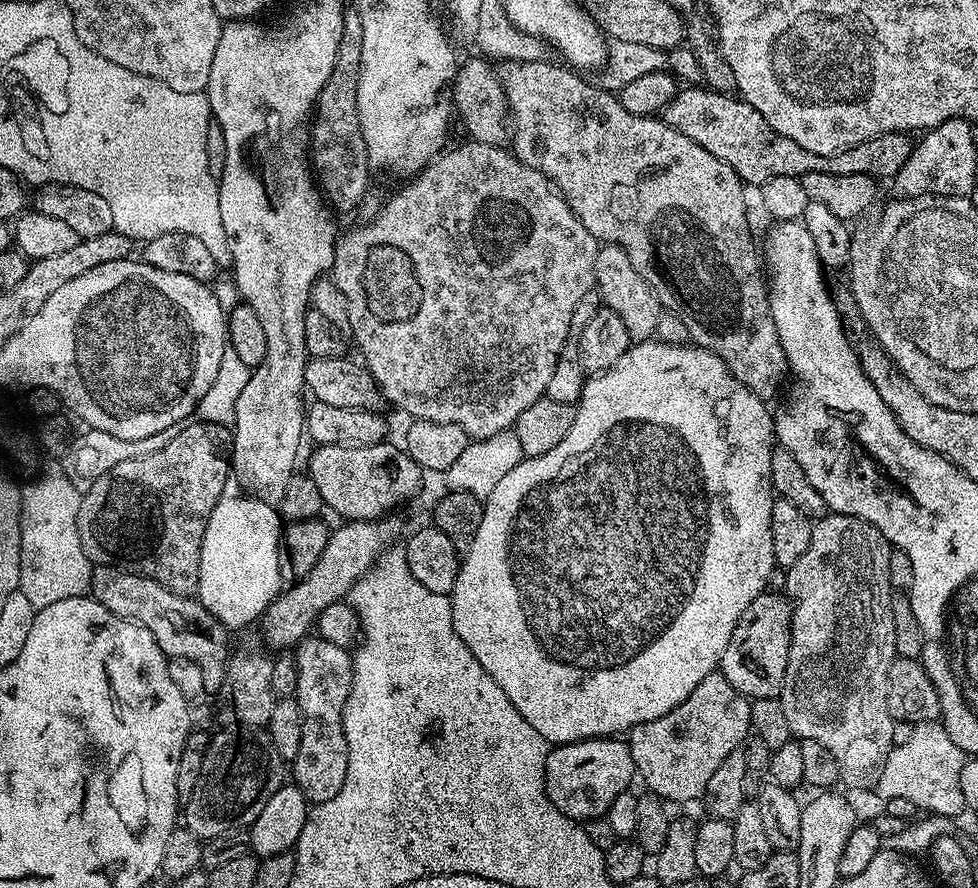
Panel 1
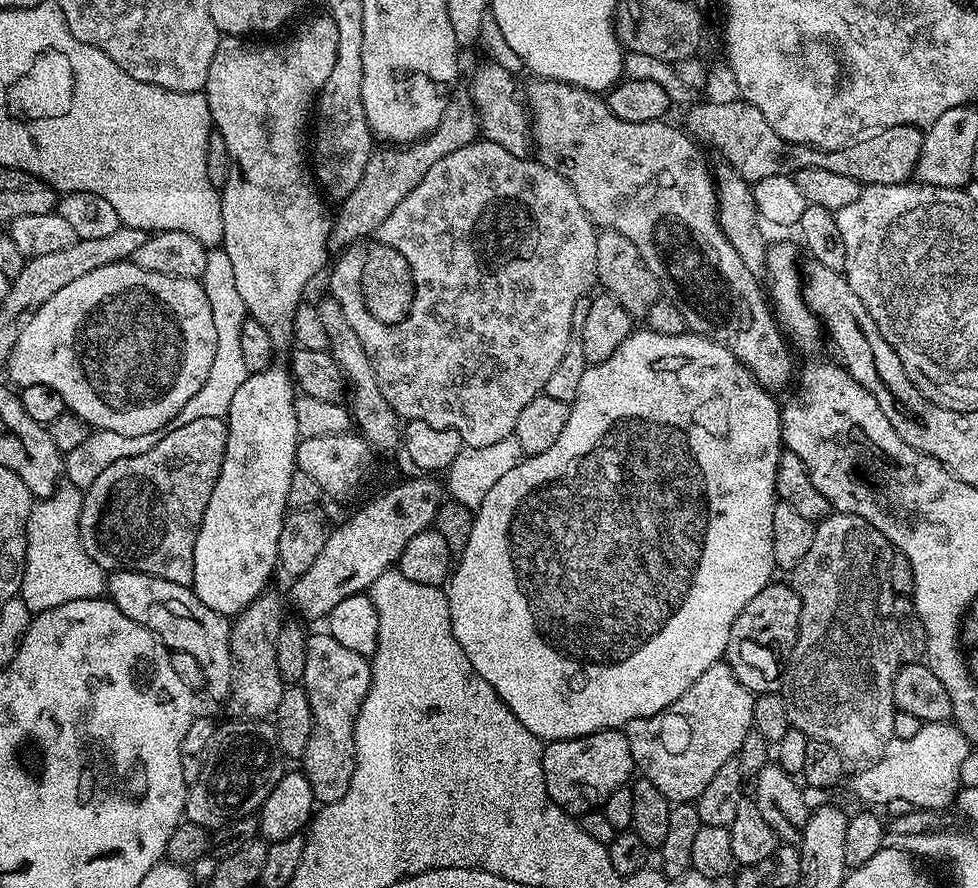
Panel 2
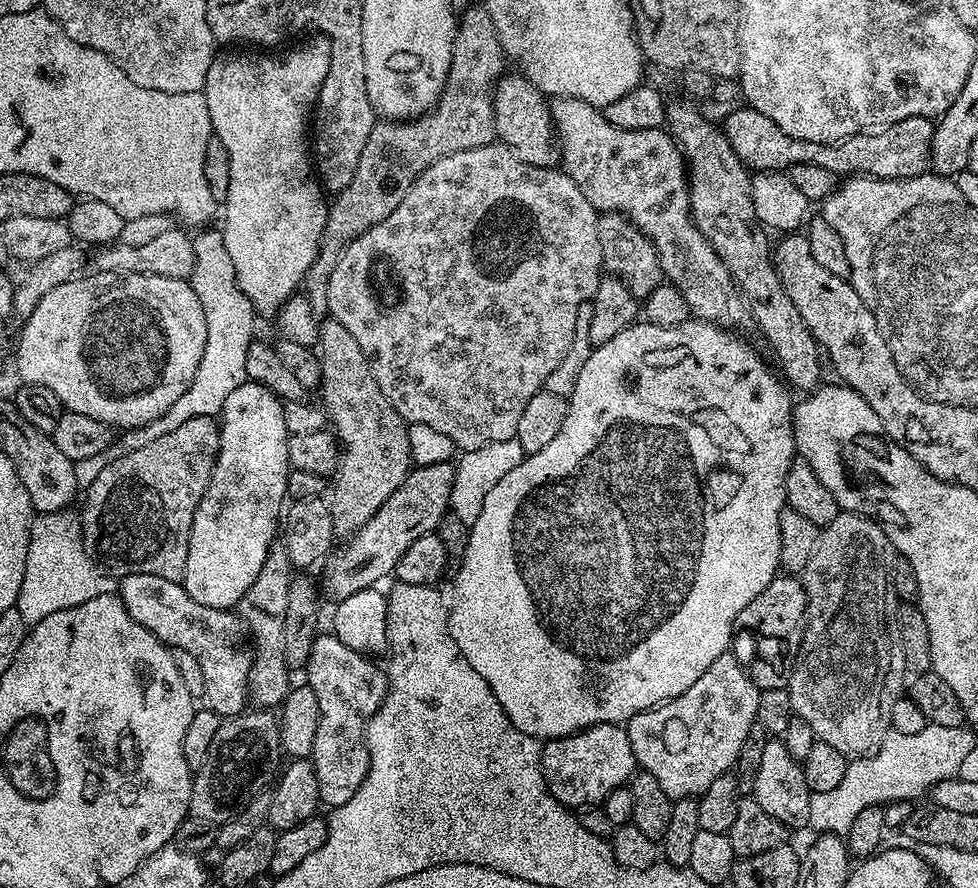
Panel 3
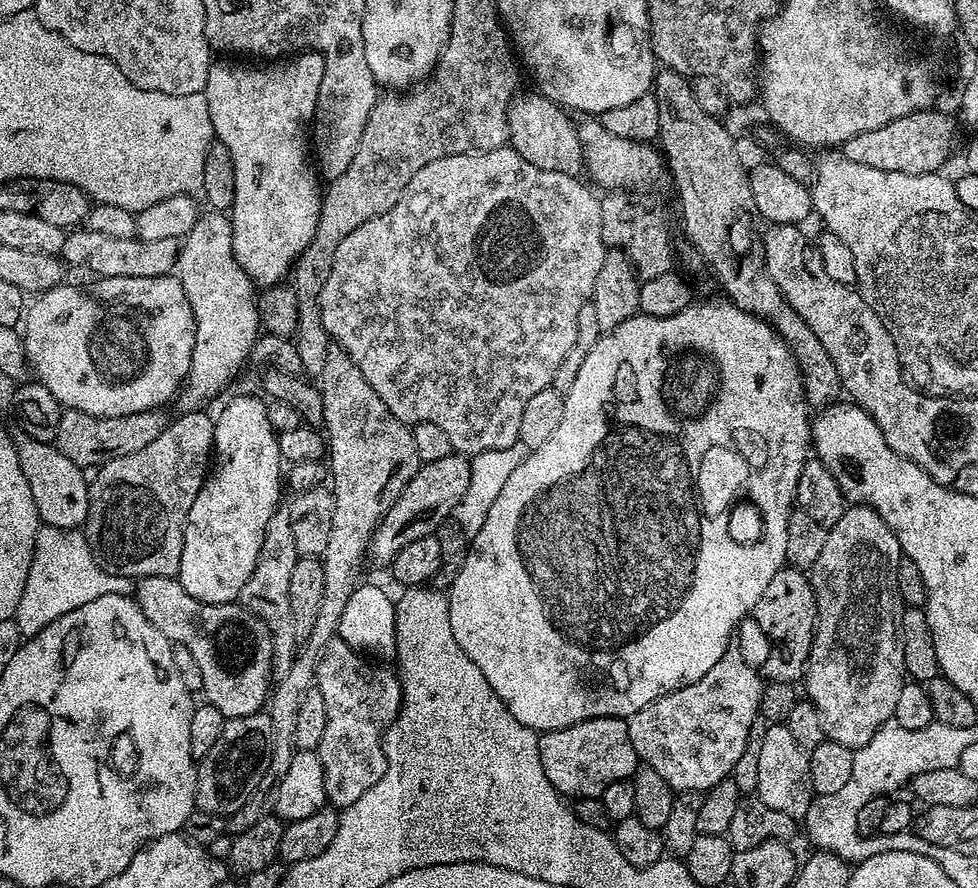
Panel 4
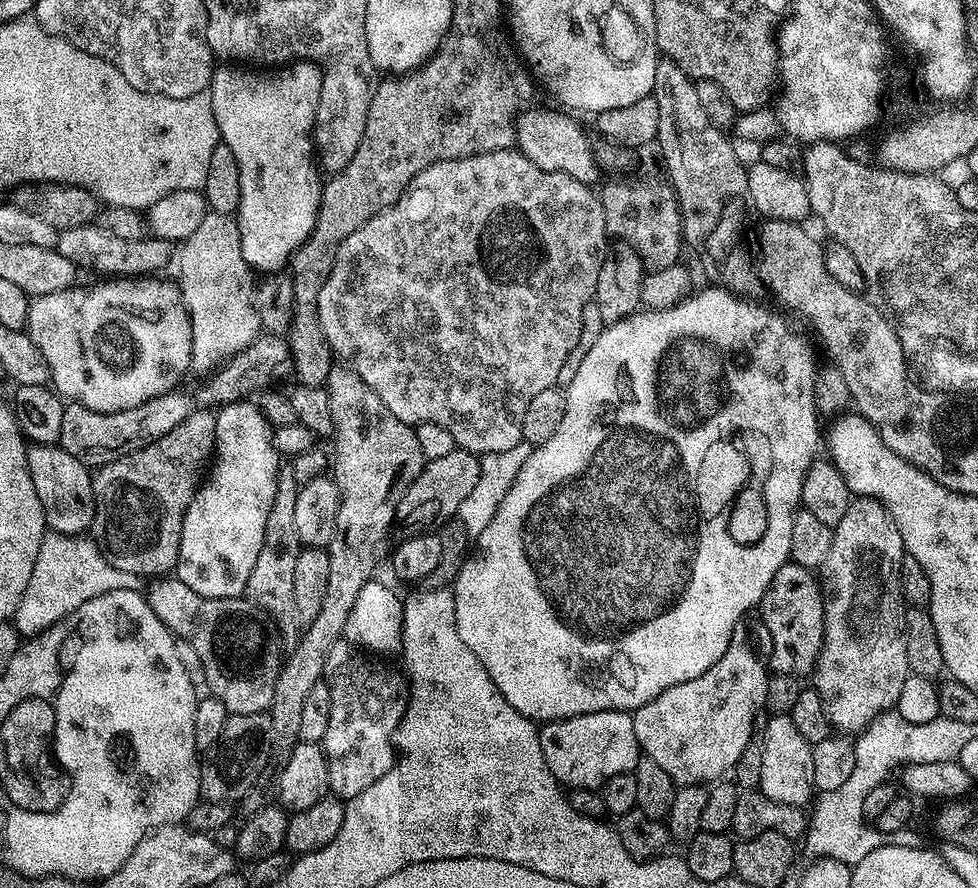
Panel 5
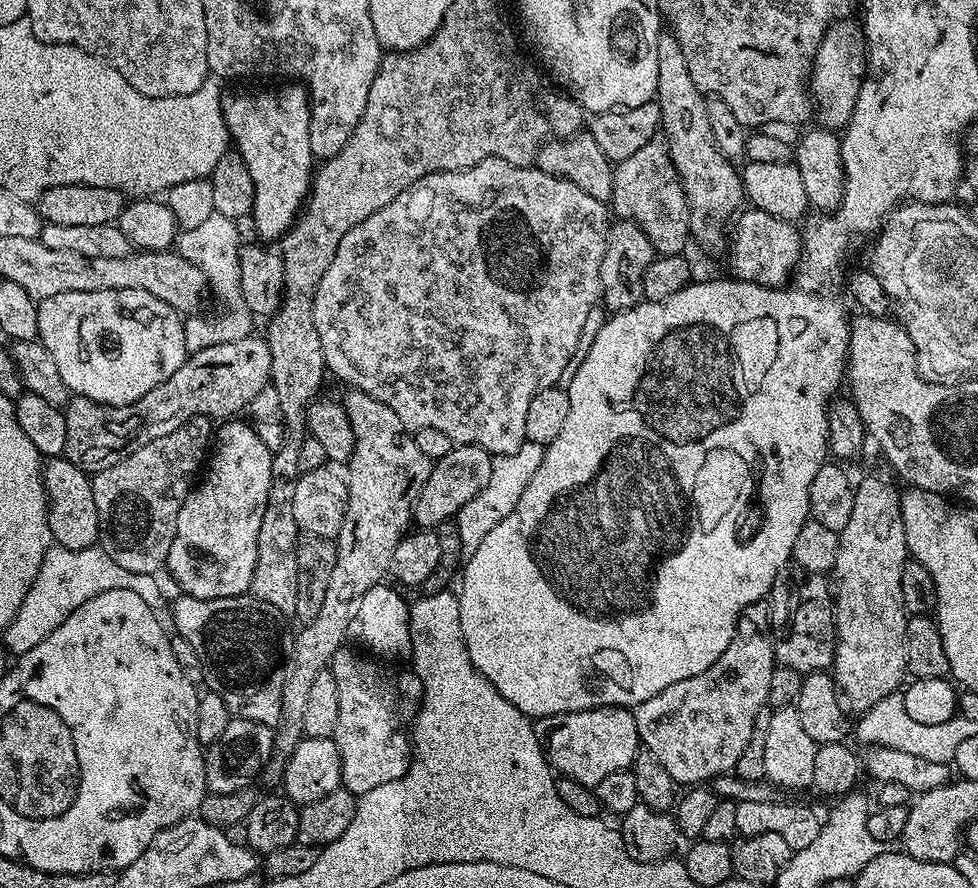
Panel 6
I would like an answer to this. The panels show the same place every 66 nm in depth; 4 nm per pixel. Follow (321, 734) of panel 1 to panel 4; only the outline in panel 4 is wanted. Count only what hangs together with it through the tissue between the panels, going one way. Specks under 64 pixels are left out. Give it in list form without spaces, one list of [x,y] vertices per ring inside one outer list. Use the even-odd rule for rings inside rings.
[[[333,638],[320,656],[316,667],[314,687],[322,694],[326,704],[326,726],[322,733],[318,753],[325,774],[325,794],[327,803],[336,810],[343,810],[358,802],[370,786],[374,786],[384,776],[388,763],[384,753],[384,731],[400,712],[402,690],[400,678],[395,671],[383,668],[383,663],[373,662],[367,655],[351,648],[345,640]]]

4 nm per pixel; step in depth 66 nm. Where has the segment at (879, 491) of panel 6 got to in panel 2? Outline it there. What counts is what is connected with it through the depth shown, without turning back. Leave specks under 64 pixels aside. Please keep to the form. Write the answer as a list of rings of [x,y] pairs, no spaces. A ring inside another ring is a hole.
[[[848,512],[829,514],[826,519],[816,524],[814,543],[810,545],[810,551],[806,554],[806,558],[802,558],[802,562],[798,562],[798,566],[790,577],[802,602],[802,614],[795,641],[790,649],[788,667],[784,673],[782,685],[789,725],[798,729],[802,734],[806,734],[809,740],[826,741],[830,746],[834,746],[834,750],[838,750],[838,754],[844,756],[845,761],[857,760],[857,765],[860,766],[867,766],[879,758],[886,750],[888,743],[894,738],[892,731],[894,730],[894,714],[897,712],[894,702],[894,678],[902,661],[898,650],[898,626],[894,622],[894,593],[890,586],[890,558],[893,551],[891,542],[874,526],[870,526],[870,522],[866,522],[866,518],[851,516]]]

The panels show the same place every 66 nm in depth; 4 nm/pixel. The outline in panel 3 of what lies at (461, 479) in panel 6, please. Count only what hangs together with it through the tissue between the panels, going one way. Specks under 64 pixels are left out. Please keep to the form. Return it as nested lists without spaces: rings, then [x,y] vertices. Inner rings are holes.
[[[451,463],[439,464],[438,466],[422,466],[421,468],[413,467],[412,471],[408,473],[408,477],[402,482],[402,486],[398,486],[398,490],[394,490],[394,494],[390,494],[390,498],[386,498],[386,502],[382,502],[378,514],[374,514],[374,518],[370,518],[370,522],[366,522],[366,526],[359,528],[353,536],[347,537],[346,542],[341,543],[344,545],[341,548],[339,545],[323,561],[323,595],[327,599],[329,596],[332,602],[339,602],[350,598],[350,594],[358,594],[358,590],[375,588],[381,583],[379,580],[384,580],[387,576],[391,577],[398,566],[398,558],[402,558],[402,554],[406,554],[406,549],[417,538],[422,538],[428,532],[436,532],[442,518],[449,515],[448,503],[450,502],[450,492],[454,486],[455,474],[456,469]]]

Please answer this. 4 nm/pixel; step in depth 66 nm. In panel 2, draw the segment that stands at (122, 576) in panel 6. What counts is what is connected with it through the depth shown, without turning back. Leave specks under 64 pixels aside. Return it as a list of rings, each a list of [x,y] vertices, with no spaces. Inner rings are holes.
[[[67,482],[61,483],[54,494],[33,503],[26,522],[26,554],[24,577],[18,599],[26,602],[32,613],[54,610],[65,602],[94,600],[106,592],[104,569],[86,554],[80,537],[80,515],[84,492]]]

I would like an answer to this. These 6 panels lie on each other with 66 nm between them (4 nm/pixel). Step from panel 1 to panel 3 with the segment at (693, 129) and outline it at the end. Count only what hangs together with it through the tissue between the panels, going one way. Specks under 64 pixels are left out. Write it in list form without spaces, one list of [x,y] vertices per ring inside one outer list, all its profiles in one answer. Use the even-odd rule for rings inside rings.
[[[743,107],[734,109],[725,118],[722,131],[734,154],[738,154],[740,161],[756,172],[784,172],[802,162],[810,162],[810,166],[822,166],[837,178],[861,175],[879,180],[905,180],[923,176],[929,171],[934,127],[929,117],[902,118],[902,122],[882,130],[882,134],[858,134],[836,144],[823,144],[790,138],[782,126],[774,126],[774,122],[770,122],[770,118],[766,118],[766,114],[757,108]]]

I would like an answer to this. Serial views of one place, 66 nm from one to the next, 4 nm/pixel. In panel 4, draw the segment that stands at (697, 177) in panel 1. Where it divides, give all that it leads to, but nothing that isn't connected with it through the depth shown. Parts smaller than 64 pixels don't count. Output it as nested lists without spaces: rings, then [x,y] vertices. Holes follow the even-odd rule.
[[[599,119],[585,120],[588,121],[584,125],[581,123],[578,131],[584,151],[586,176],[593,185],[601,184],[604,190],[623,190],[629,194],[640,194],[645,190],[652,190],[663,176],[665,179],[666,161],[659,147],[643,140],[618,138],[618,134],[610,134],[610,130],[606,130]]]

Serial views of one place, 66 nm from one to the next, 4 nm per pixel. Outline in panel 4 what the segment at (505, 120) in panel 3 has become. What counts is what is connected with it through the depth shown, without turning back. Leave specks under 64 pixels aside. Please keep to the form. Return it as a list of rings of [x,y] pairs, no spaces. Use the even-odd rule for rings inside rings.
[[[517,95],[508,107],[508,144],[515,152],[522,154],[526,162],[534,162],[538,170],[580,176],[585,171],[584,151],[577,125],[572,125],[571,118],[565,109],[545,96]]]

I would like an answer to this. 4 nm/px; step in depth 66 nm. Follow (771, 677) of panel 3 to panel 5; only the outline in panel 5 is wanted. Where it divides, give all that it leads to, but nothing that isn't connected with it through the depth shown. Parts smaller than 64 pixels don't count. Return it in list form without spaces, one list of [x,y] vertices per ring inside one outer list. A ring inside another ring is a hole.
[[[791,562],[783,564],[760,601],[759,612],[772,639],[771,671],[797,678],[804,678],[807,672],[809,675],[815,669],[824,645],[824,594],[817,573]]]

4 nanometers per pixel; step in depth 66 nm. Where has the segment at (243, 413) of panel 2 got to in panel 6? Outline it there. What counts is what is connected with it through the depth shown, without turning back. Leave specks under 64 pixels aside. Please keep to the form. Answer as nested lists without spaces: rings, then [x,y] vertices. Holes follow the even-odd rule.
[[[228,418],[215,429],[210,463],[202,479],[186,498],[182,510],[178,510],[174,546],[170,546],[166,568],[172,571],[183,595],[203,600],[230,598],[243,596],[252,587],[258,558],[258,526],[262,526],[262,514],[266,510],[266,498],[272,485],[270,466],[273,452],[268,449],[266,442],[262,442],[262,438],[258,438],[255,427],[248,424],[243,424],[240,418]]]

